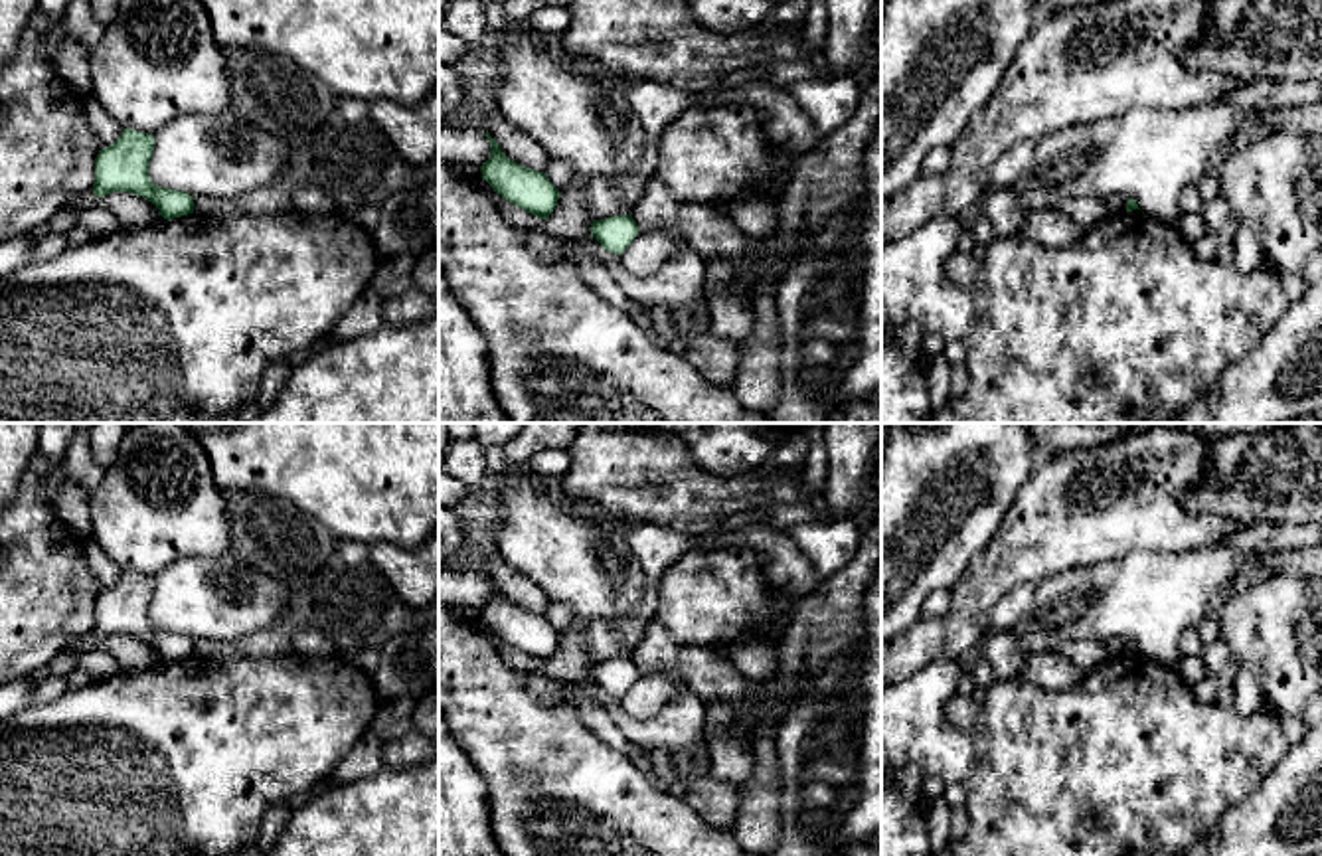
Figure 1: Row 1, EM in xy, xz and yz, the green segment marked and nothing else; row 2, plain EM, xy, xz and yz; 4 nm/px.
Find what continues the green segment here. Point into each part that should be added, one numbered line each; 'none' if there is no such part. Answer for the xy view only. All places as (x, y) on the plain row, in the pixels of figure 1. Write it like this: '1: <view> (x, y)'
none

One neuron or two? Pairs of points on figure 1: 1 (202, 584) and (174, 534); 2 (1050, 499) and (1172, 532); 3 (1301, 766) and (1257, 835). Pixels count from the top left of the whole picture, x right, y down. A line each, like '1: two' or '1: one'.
1: two
2: one
3: one

